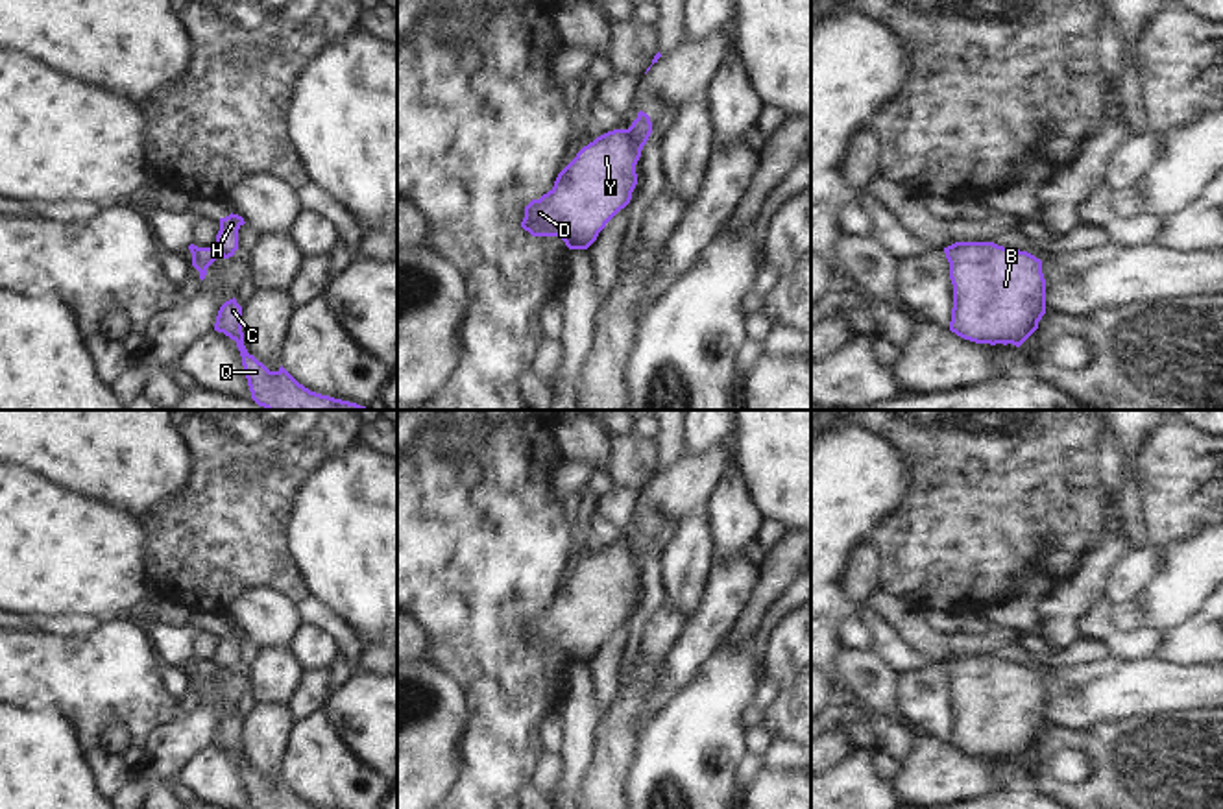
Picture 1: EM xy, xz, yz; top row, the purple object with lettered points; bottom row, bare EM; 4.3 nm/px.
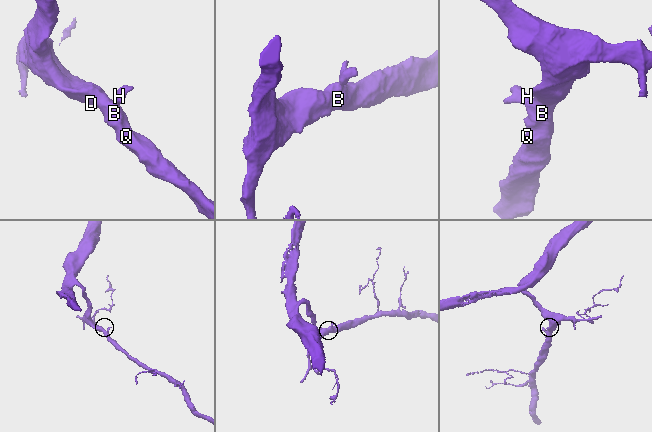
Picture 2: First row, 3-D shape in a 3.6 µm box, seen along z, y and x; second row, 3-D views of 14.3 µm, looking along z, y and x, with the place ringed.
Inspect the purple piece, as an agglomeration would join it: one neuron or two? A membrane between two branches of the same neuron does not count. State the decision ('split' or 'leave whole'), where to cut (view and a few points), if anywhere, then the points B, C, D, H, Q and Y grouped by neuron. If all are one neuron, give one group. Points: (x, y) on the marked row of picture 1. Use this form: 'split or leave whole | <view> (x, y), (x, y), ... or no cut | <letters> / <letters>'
split | xz (625, 130), (640, 156) | B C D Q Y / H

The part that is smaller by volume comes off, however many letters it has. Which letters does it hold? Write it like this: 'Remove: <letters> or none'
Remove: H

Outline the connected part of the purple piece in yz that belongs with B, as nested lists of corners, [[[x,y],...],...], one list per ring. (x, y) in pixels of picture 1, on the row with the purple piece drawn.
[[[994,242],[944,251],[953,284],[950,331],[975,344],[1020,347],[1046,314],[1042,260]]]

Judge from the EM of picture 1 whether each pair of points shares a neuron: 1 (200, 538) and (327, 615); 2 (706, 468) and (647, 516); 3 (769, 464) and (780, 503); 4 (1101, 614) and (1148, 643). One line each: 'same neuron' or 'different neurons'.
1: different neurons
2: same neuron
3: same neuron
4: same neuron

